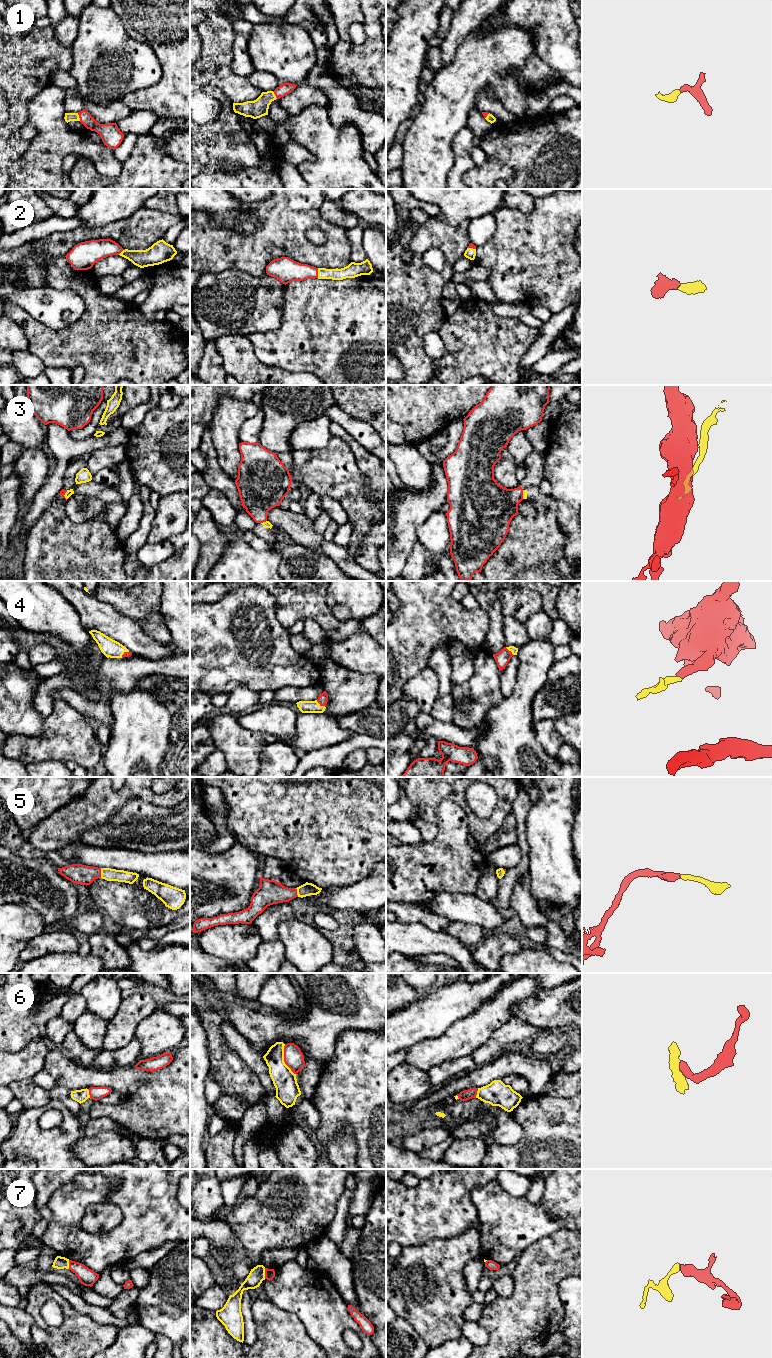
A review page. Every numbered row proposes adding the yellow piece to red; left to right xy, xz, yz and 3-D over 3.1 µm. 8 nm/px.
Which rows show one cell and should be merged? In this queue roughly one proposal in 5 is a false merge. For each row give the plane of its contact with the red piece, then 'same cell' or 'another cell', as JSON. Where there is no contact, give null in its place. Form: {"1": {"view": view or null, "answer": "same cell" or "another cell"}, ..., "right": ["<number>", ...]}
{"1": {"view": "xy", "answer": "same cell"}, "2": {"view": "xz", "answer": "same cell"}, "3": {"view": "xy", "answer": "another cell"}, "4": {"view": "xz", "answer": "same cell"}, "5": {"view": "xy", "answer": "same cell"}, "6": {"view": "xz", "answer": "another cell"}, "7": {"view": "xz", "answer": "same cell"}, "right": ["1", "2", "4", "5", "7"]}

